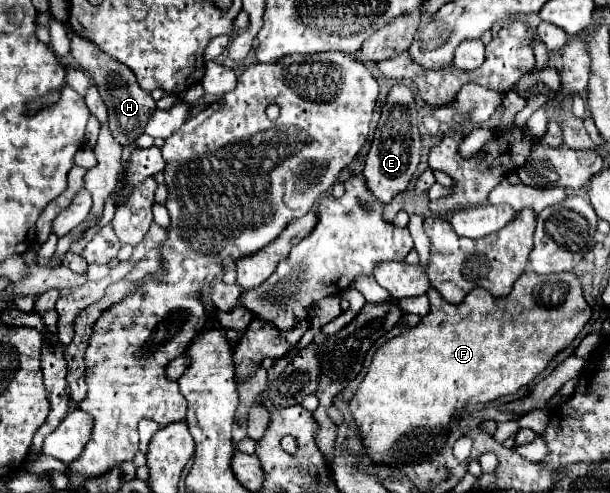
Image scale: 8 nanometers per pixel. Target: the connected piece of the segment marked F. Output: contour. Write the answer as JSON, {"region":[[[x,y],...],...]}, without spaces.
{"region":[[[523,272],[509,296],[491,298],[487,290],[473,288],[465,296],[465,302],[457,306],[445,302],[433,288],[427,296],[431,302],[429,314],[425,314],[415,328],[387,340],[373,354],[367,376],[347,402],[369,460],[377,466],[389,466],[393,470],[401,466],[401,462],[403,466],[419,464],[439,454],[447,442],[455,412],[467,406],[489,404],[527,386],[545,370],[547,362],[559,350],[567,348],[575,340],[591,318],[591,308],[583,298],[579,278],[573,272],[547,276]]]}

